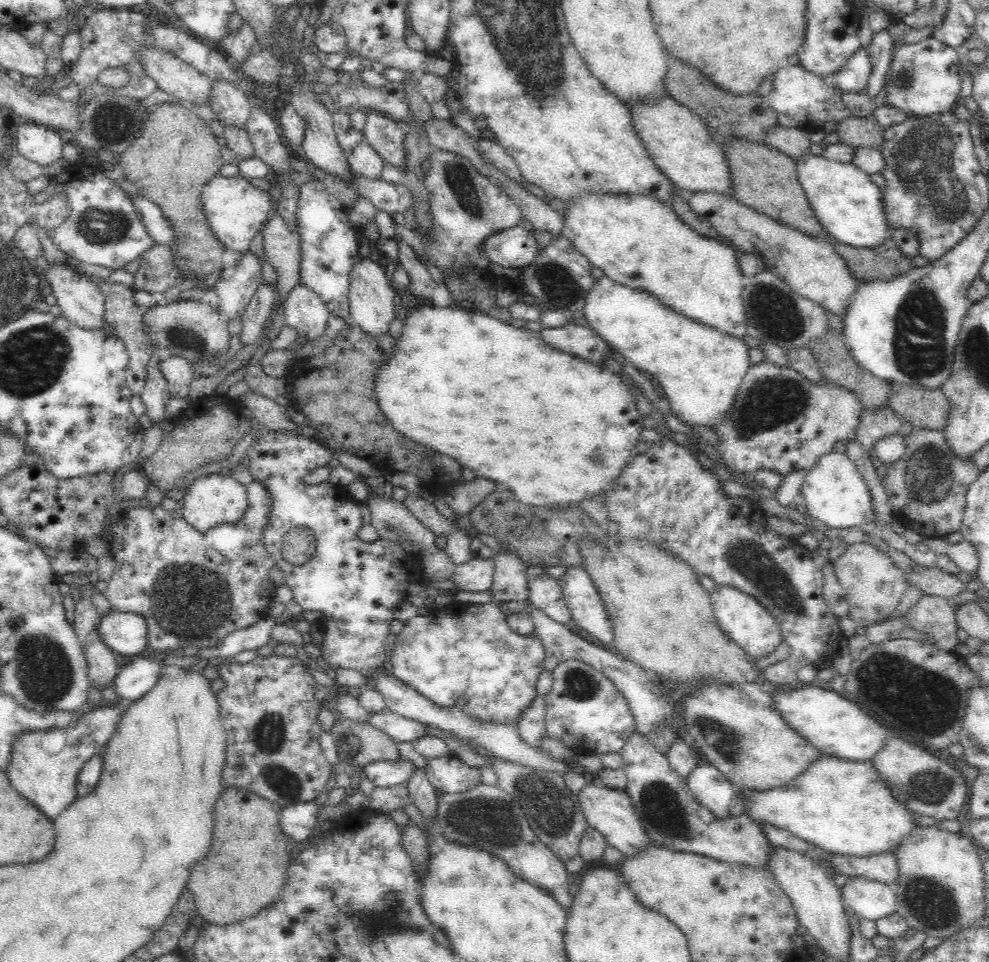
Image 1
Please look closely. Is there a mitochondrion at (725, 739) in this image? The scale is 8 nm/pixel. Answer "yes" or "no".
yes

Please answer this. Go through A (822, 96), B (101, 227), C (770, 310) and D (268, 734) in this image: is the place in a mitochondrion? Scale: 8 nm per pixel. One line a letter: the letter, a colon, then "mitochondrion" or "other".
A: other
B: mitochondrion
C: mitochondrion
D: mitochondrion

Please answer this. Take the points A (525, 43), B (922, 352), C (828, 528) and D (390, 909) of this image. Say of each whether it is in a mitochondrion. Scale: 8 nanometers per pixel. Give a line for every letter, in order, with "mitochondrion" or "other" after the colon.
A: mitochondrion
B: mitochondrion
C: other
D: mitochondrion

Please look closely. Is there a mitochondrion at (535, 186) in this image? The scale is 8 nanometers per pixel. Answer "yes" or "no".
no

